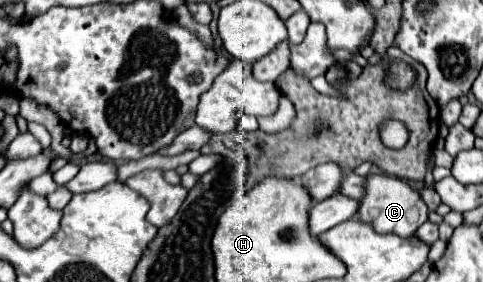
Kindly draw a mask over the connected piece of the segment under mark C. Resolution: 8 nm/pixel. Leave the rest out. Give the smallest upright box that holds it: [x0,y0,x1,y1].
[358,175,428,237]

